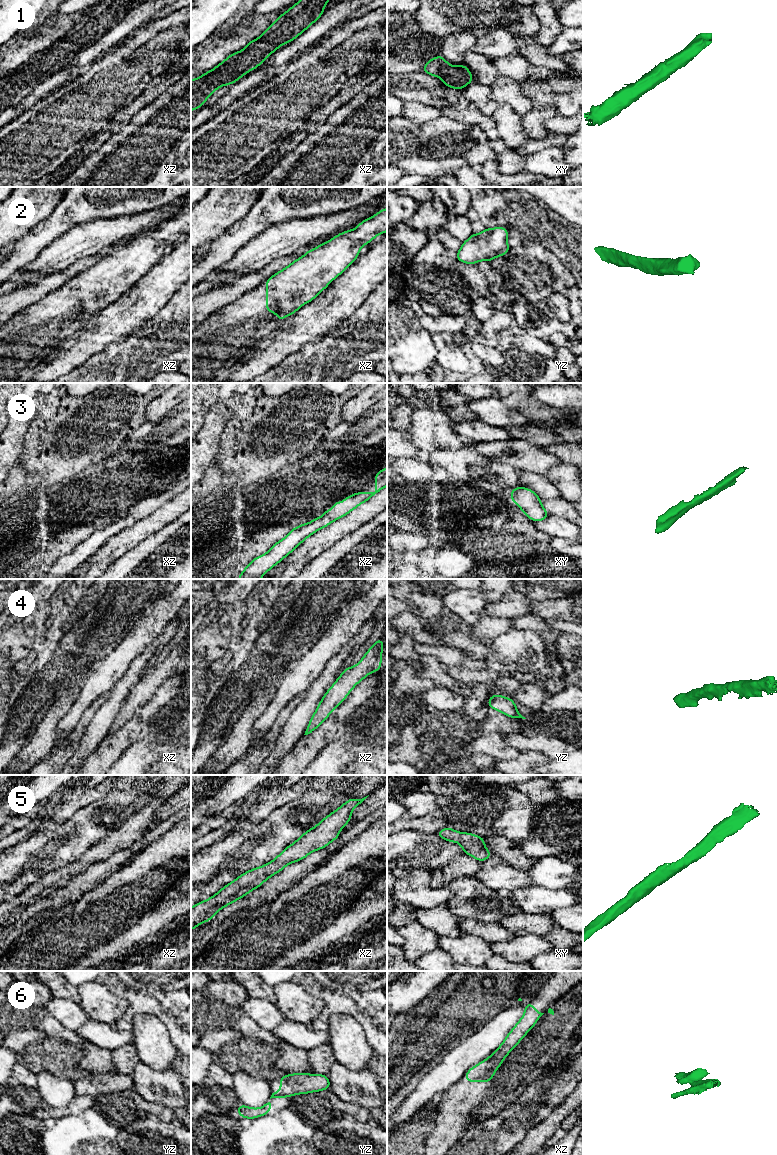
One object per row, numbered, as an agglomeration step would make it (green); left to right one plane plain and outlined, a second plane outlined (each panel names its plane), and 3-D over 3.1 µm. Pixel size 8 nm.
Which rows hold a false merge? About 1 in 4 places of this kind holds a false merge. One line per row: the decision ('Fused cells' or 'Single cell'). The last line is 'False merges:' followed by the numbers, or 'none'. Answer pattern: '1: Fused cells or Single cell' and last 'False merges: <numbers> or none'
1: Single cell
2: Single cell
3: Single cell
4: Single cell
5: Single cell
6: Fused cells
False merges: 6

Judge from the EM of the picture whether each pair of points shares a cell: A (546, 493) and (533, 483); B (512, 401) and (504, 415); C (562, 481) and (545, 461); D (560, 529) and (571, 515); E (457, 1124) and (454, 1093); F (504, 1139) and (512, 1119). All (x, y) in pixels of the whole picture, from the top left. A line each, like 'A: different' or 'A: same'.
A: same
B: different
C: different
D: different
E: same
F: same

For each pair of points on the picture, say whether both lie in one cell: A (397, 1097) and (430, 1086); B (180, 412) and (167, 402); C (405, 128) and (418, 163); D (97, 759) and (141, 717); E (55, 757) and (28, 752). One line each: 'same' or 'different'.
A: different
B: different
C: different
D: same
E: different

